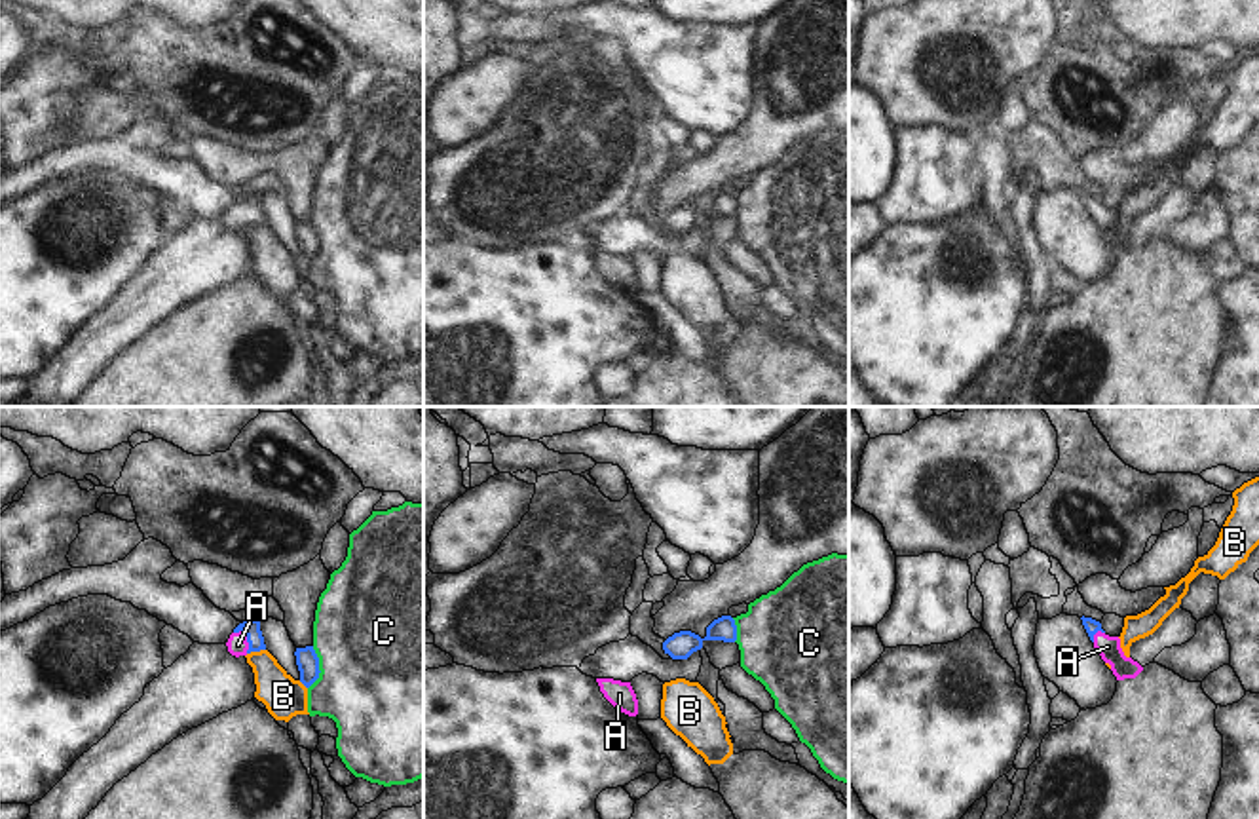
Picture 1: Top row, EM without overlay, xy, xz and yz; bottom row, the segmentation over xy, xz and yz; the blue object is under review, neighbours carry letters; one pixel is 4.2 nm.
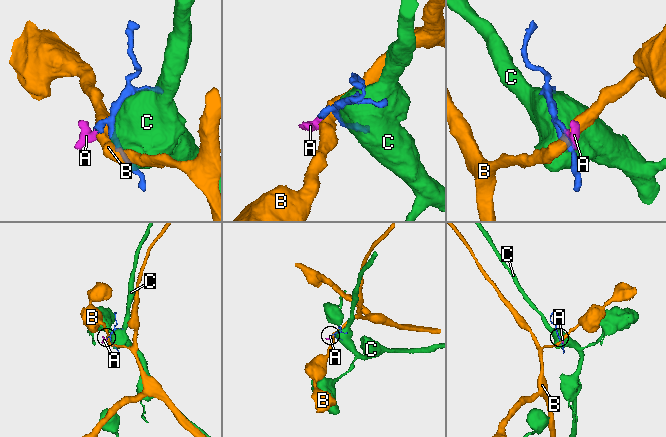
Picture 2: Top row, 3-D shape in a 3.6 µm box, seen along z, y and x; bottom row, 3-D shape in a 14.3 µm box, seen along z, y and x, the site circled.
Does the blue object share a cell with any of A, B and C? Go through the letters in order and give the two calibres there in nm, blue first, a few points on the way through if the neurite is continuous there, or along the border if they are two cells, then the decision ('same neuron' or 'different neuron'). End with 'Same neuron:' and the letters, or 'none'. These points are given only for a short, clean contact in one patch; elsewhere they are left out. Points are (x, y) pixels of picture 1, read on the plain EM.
A: 80/90 nm | across xy (251, 202), (247, 213), (238, 219) | same neuron
B: 80/170 nm | along xy (264, 223), (247, 228) | different neuron
C: 100/480 nm | different neuron
Same neuron: A

